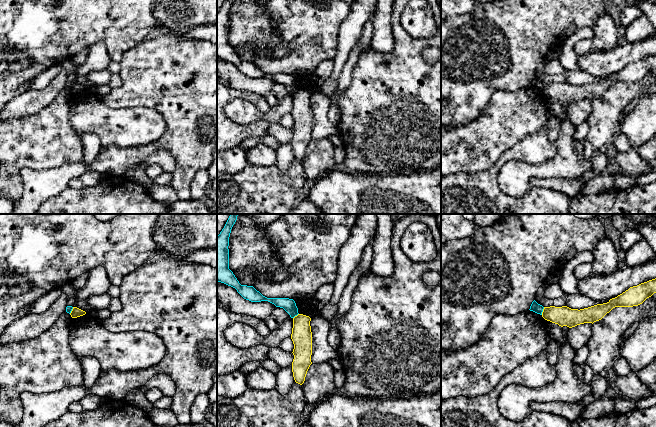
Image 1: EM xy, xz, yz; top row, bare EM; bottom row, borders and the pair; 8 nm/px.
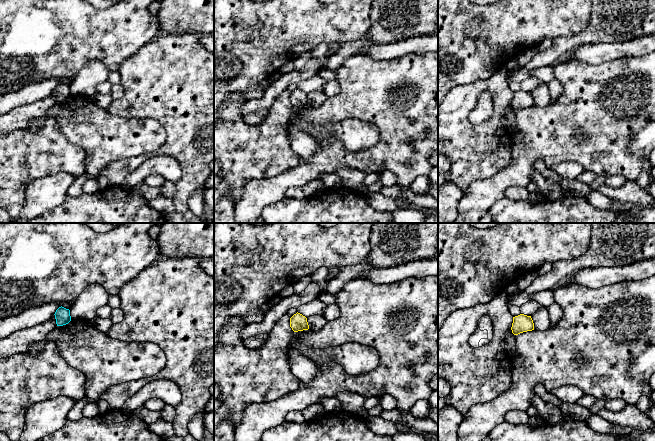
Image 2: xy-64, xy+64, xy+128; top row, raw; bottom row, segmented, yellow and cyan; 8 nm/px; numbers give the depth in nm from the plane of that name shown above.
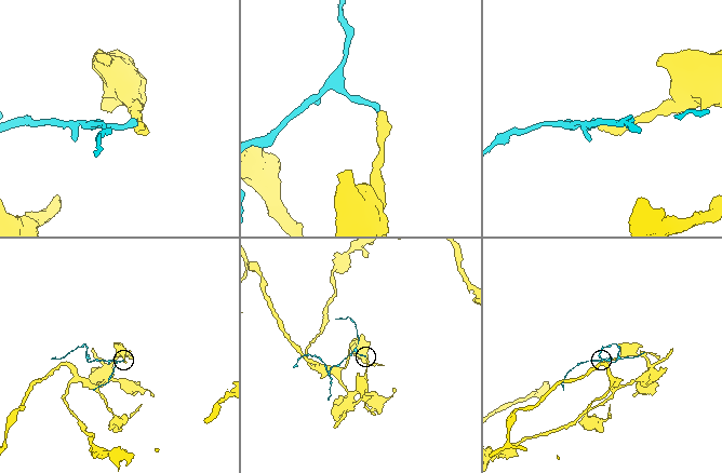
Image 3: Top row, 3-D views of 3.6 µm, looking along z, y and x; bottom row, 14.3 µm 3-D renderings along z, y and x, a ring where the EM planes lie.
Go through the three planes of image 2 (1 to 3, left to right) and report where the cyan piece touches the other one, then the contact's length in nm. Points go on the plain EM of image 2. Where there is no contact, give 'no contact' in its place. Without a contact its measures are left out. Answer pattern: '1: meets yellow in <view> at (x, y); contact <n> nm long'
1: no contact
2: no contact
3: no contact

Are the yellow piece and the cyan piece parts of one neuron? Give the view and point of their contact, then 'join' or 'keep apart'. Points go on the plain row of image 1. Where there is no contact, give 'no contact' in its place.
meets yellow in yz at (543, 87); keep apart

